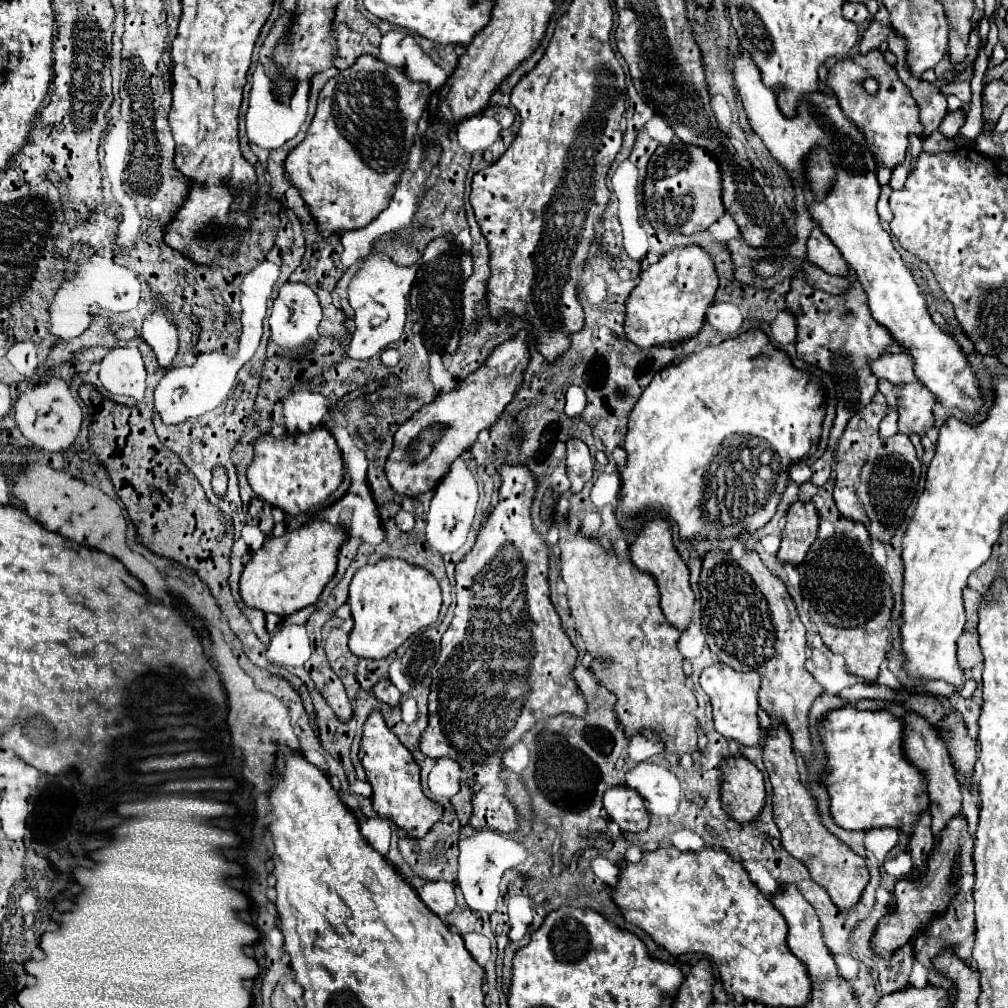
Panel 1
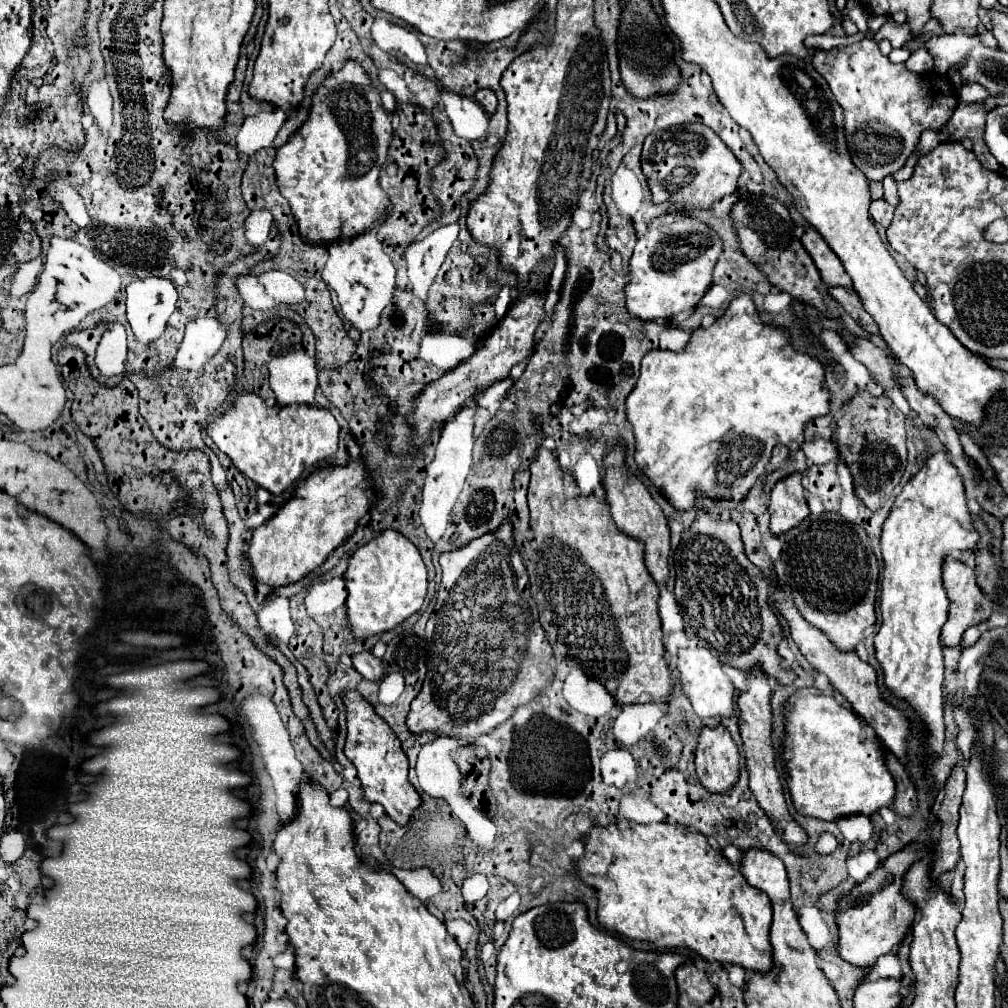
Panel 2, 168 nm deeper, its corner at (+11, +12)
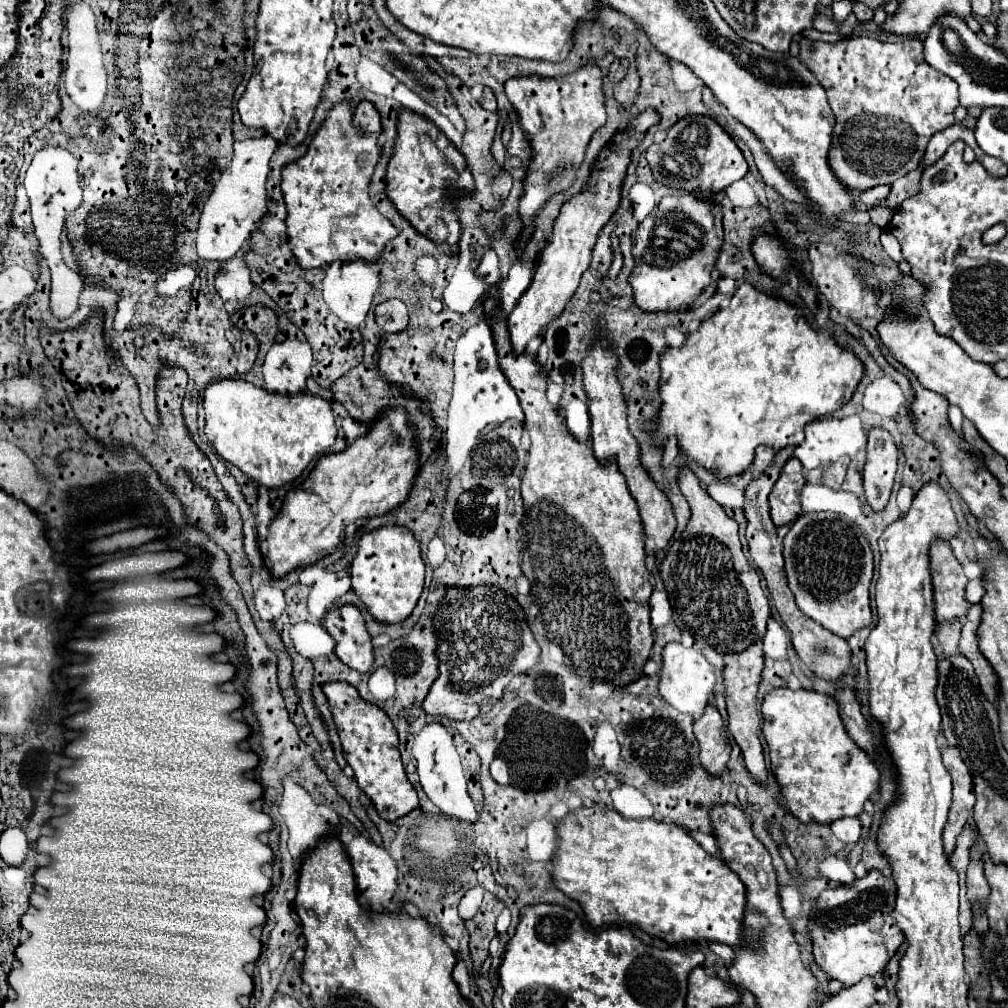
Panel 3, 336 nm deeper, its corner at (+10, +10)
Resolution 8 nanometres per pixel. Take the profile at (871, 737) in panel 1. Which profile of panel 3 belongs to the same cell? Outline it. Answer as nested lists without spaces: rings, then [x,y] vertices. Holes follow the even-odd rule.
[[[775,688],[765,694],[761,712],[763,712],[763,734],[769,744],[771,772],[779,782],[779,804],[801,822],[831,824],[833,820],[843,816],[859,816],[863,812],[863,802],[877,790],[879,770],[867,758],[867,754],[849,738],[845,726],[841,724],[837,702],[827,694],[819,694],[815,690]]]

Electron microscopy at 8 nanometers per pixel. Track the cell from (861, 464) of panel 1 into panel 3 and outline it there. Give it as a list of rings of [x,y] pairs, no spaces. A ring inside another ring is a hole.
[[[873,428],[867,440],[867,462],[863,468],[865,498],[873,510],[883,510],[889,502],[897,472],[899,450],[893,436],[883,428]]]

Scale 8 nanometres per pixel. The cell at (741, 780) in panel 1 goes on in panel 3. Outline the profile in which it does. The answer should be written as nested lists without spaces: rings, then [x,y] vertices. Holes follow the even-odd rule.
[[[709,702],[705,714],[693,724],[695,738],[701,746],[701,764],[709,774],[721,774],[727,766],[731,744],[727,732],[723,730],[723,718],[717,708]]]

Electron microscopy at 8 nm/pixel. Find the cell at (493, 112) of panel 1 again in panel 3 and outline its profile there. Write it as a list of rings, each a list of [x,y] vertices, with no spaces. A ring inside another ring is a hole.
[[[485,88],[485,90],[483,90],[483,96],[479,98],[479,104],[481,104],[485,110],[489,110],[489,112],[497,112],[497,100],[495,100],[495,96],[493,96],[493,90]]]

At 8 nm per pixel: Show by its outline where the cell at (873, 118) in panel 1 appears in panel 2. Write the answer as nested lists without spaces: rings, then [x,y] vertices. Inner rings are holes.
[[[870,38],[828,52],[818,50],[814,52],[812,66],[826,78],[836,102],[844,110],[846,140],[854,154],[852,162],[868,180],[882,180],[900,170],[918,144],[922,130],[942,128],[956,108],[948,78],[936,72],[916,74],[902,64],[892,64]]]

